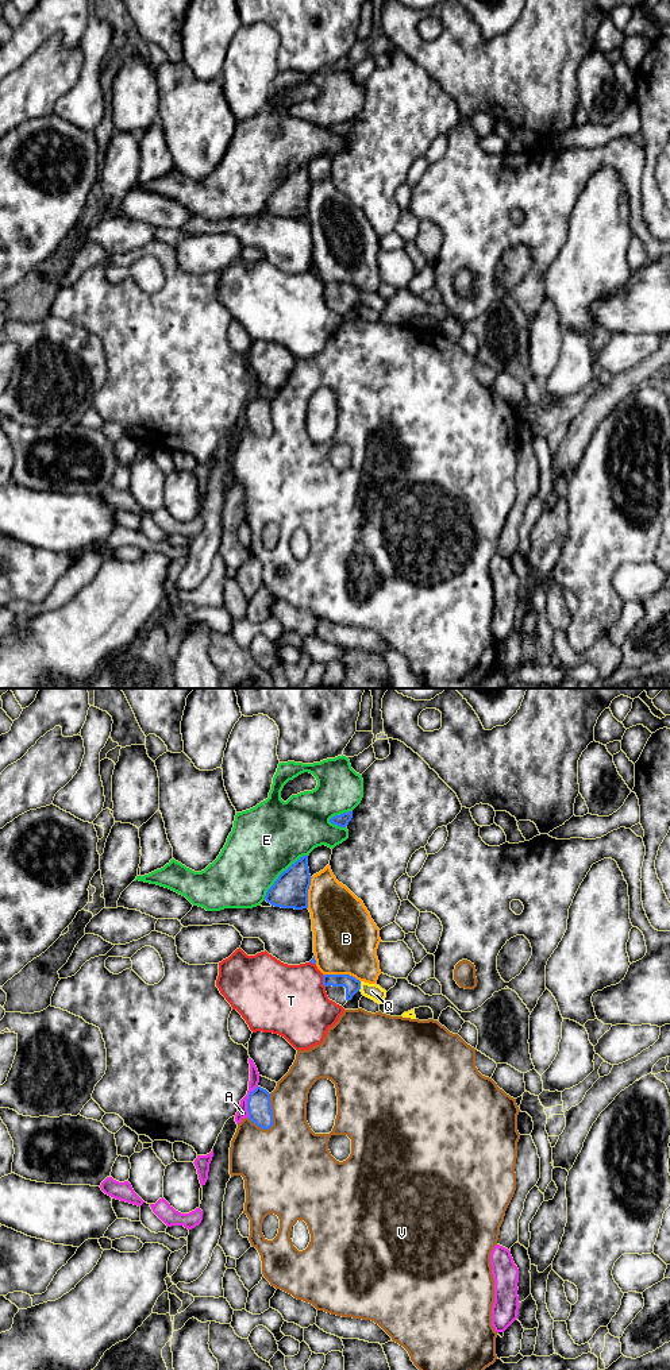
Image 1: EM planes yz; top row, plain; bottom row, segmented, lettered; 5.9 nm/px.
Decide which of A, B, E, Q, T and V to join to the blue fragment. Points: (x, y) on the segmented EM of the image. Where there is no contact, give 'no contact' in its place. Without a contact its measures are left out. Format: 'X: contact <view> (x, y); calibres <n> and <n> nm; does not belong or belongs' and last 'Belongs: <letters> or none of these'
A: contact yz (247, 1102); calibres 140 and 70 nm; does not belong
B: contact yz (342, 975); calibres 90 and 380 nm; does not belong
E: contact yz (281, 873); calibres 200 and 420 nm; does not belong
Q: contact yz (359, 985); calibres 90 and 90 nm; belongs
T: contact yz (323, 981); calibres 90 and 420 nm; does not belong
V: contact yz (272, 1114); calibres 140 and 380 nm; does not belong
Belongs: Q

